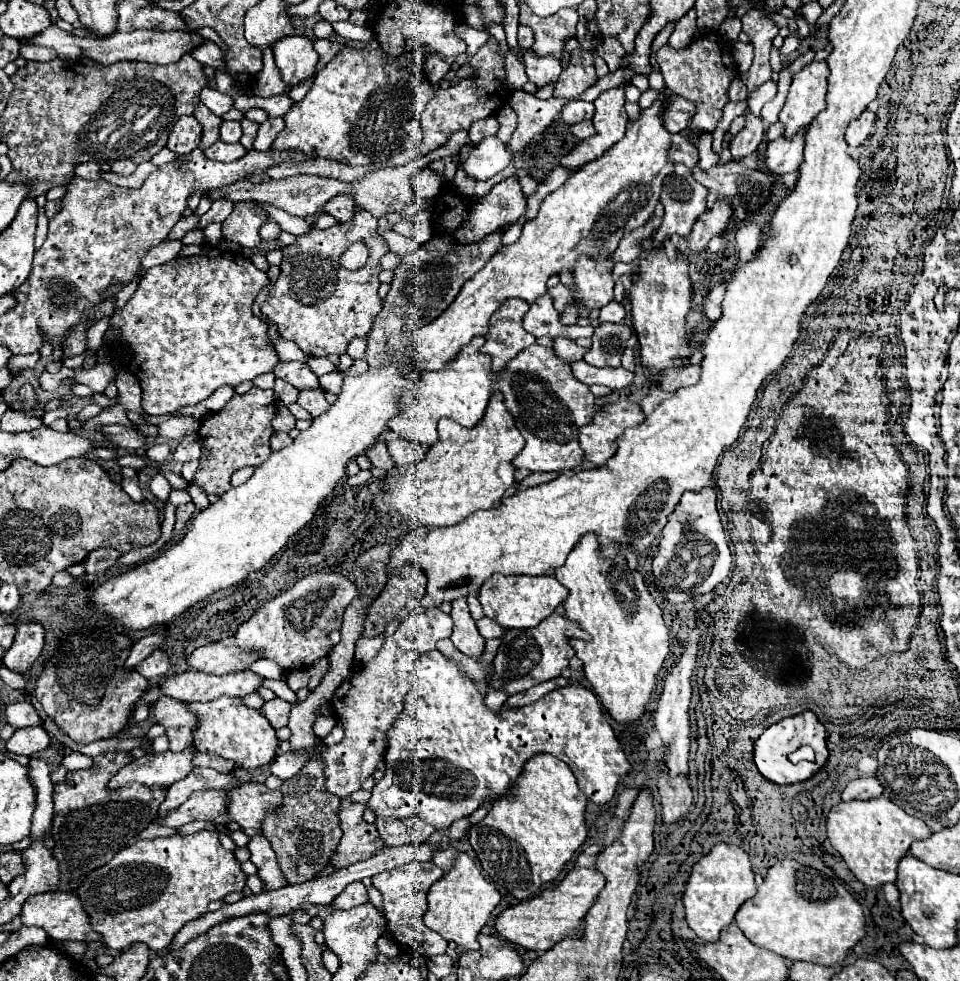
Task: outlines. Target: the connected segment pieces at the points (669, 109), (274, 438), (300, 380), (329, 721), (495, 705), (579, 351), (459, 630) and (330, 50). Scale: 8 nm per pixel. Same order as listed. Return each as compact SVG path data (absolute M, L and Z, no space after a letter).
M669 95L661 111L661 121L669 133L679 133L687 127L687 121L691 115L693 115L693 103L685 101L679 95Z
M275 431L275 433L271 435L271 449L273 449L273 451L277 451L277 449L281 449L281 447L287 447L287 445L291 445L291 443L293 443L293 439L291 439L287 433Z
M279 361L275 365L275 371L273 371L279 379L295 385L297 389L301 387L319 387L319 381L317 381L317 375L309 369L307 363L300 361Z
M319 715L317 717L317 721L315 721L315 735L319 737L319 739L323 739L323 737L327 737L329 735L329 731L333 729L337 725L337 721L335 721L335 717L325 717L325 715Z
M487 693L487 695L485 695L485 705L487 705L489 709L493 709L495 713L501 711L503 701L505 701L505 695L503 695L503 693Z
M565 337L553 339L553 349L555 349L555 353L561 355L561 359L567 361L567 363L573 363L573 361L583 359L585 353L589 351L588 348L581 347L577 345L575 341L565 339Z
M463 597L457 599L457 601L453 601L451 617L453 617L453 623L455 623L453 635L451 635L453 645L461 653L465 653L465 655L479 657L483 653L485 639L479 635L479 631L475 627L475 619L471 617L469 607L467 607L467 601Z
M317 39L317 41L313 43L313 47L315 47L315 51L319 53L319 61L317 61L315 73L321 71L329 61L333 61L333 57L343 49L343 47L341 47L341 41L331 41L331 39Z

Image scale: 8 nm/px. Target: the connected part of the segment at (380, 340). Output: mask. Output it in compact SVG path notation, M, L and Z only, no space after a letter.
M443 181L443 187L435 197L435 207L433 207L433 223L435 223L433 239L425 241L417 251L403 257L401 263L395 267L393 271L395 275L391 281L391 289L385 297L383 309L375 317L373 327L365 337L367 339L365 359L369 365L375 367L379 365L381 359L385 359L385 353L395 353L395 349L401 349L403 343L397 337L401 331L413 331L437 319L459 295L463 283L469 277L473 277L479 269L483 269L483 265L499 251L501 237L507 231L507 227L499 227L495 233L469 245L461 245L455 239L457 227L465 223L469 215L471 215L471 201L461 193L457 193L451 183Z

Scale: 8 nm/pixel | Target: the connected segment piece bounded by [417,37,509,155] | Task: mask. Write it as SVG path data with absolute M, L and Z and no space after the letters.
M489 37L489 41L475 55L469 55L467 61L469 61L469 67L473 69L473 75L461 79L457 85L445 91L437 91L435 97L427 103L425 111L421 113L423 143L417 147L421 155L427 155L433 149L445 145L451 133L459 129L469 129L473 121L495 115L509 101L509 89L505 85L507 83L505 61L503 61L503 55L499 53L499 43L495 37Z

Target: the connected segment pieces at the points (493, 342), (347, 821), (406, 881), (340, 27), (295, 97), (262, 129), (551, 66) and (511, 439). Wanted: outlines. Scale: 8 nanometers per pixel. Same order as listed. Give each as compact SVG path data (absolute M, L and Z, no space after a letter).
M509 299L493 313L489 331L485 335L485 345L481 347L483 353L493 357L493 369L505 369L507 361L515 357L521 349L535 343L535 337L523 329L523 317L529 311L527 301Z
M351 799L341 801L339 817L341 817L343 837L333 859L333 865L339 869L369 859L385 847L375 825L363 821L363 811L365 811L363 803L353 803Z
M411 861L407 865L395 867L391 871L379 873L373 877L373 887L381 891L383 895L383 907L385 907L385 917L389 921L389 933L397 941L403 953L415 955L415 957L431 957L445 953L447 941L441 939L437 933L425 927L423 915L427 911L427 891L433 883L439 881L443 875L441 869L437 869L433 863L421 863L421 861Z
M349 21L332 23L332 27L339 35L360 42L368 42L373 38L373 30L367 26L358 26Z
M309 77L307 81L288 92L288 96L291 97L294 103L301 101L305 97L313 83L313 80L313 77Z
M283 117L267 119L265 123L261 123L261 125L259 125L259 133L257 133L257 139L255 139L253 147L255 147L257 151L267 151L267 149L273 145L275 137L281 133L281 129L283 129L283 127L285 127Z
M527 49L523 55L523 63L527 67L527 77L537 87L543 87L551 81L557 81L561 73L561 63L553 55L537 55L533 49Z
M493 393L489 407L485 411L485 417L473 429L465 429L461 425L455 425L453 419L439 419L439 441L427 451L425 459L419 461L413 483L407 489L401 489L395 495L391 495L393 497L391 505L403 519L419 521L425 527L455 525L455 523L463 521L473 511L499 505L505 491L515 481L515 477L513 477L515 469L513 469L511 461L513 461L513 457L517 457L517 453L521 453L523 447L525 447L525 441L523 441L521 433L517 431L507 407L503 405L501 393Z

